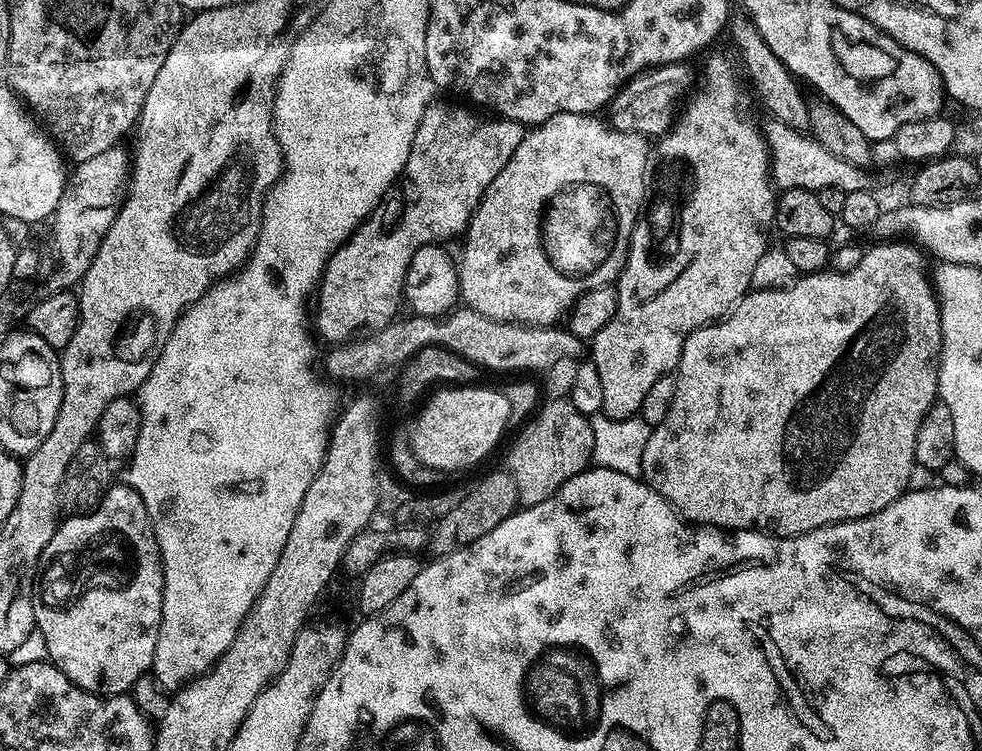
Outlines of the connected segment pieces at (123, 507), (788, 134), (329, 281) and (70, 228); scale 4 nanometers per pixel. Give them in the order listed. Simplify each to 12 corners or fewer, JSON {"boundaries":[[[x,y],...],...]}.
{"boundaries":[[[120,482],[88,528],[126,531],[126,586],[41,610],[48,660],[95,696],[149,675],[164,568],[140,495]],[[773,121],[766,139],[779,189],[861,192],[867,176],[813,137]],[[428,105],[389,195],[328,258],[332,342],[381,332],[410,258],[467,229],[526,131]],[[119,147],[81,160],[50,220],[55,292],[83,280],[124,202]]]}

